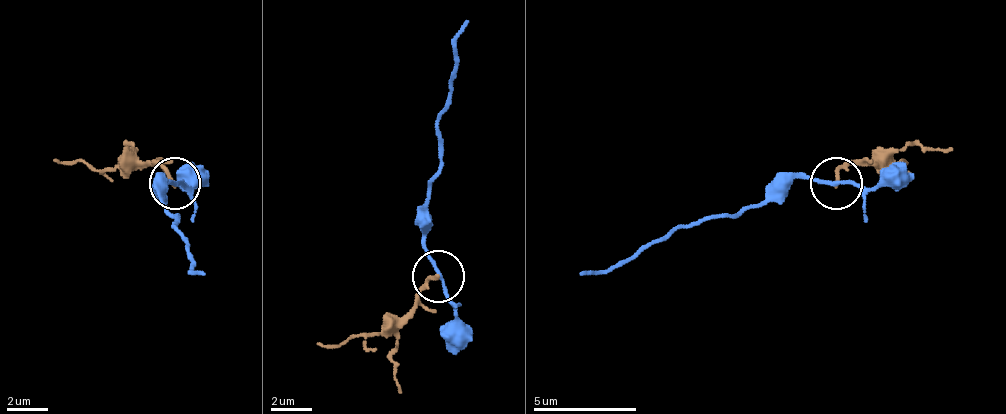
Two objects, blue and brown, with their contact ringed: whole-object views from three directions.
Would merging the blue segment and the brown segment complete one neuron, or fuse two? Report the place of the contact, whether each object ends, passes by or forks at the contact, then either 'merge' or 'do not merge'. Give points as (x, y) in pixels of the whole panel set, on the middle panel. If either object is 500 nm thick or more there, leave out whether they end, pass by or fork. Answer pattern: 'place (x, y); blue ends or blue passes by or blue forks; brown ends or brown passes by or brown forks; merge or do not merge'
place (438, 276); blue passes by; brown ends; do not merge

